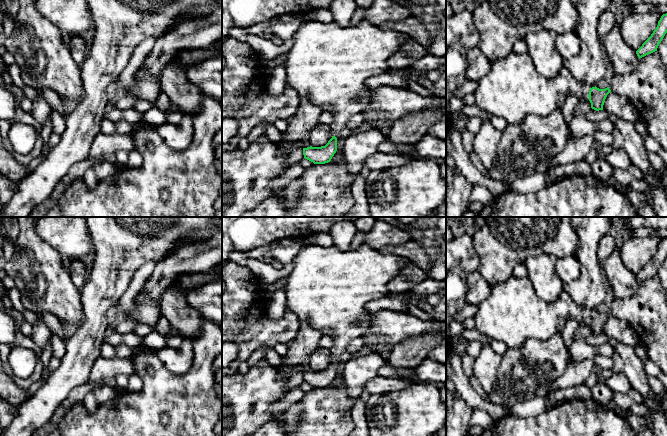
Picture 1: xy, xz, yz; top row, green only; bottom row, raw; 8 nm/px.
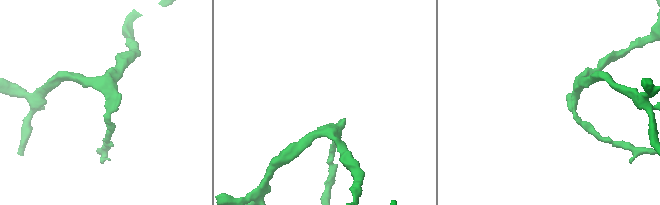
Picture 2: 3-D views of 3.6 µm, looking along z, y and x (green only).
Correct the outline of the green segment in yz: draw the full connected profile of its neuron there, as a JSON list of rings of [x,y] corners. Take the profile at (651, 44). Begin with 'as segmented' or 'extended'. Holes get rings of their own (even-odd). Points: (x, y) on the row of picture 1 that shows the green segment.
as segmented; [[[667,13],[663,14],[658,21],[656,29],[651,36],[642,44],[636,51],[637,56],[640,58],[657,51],[657,48],[667,33]]]

